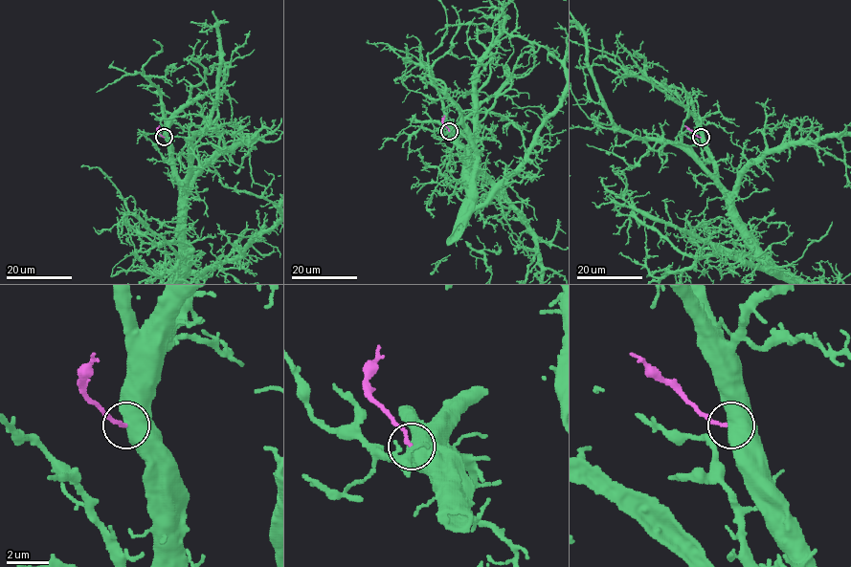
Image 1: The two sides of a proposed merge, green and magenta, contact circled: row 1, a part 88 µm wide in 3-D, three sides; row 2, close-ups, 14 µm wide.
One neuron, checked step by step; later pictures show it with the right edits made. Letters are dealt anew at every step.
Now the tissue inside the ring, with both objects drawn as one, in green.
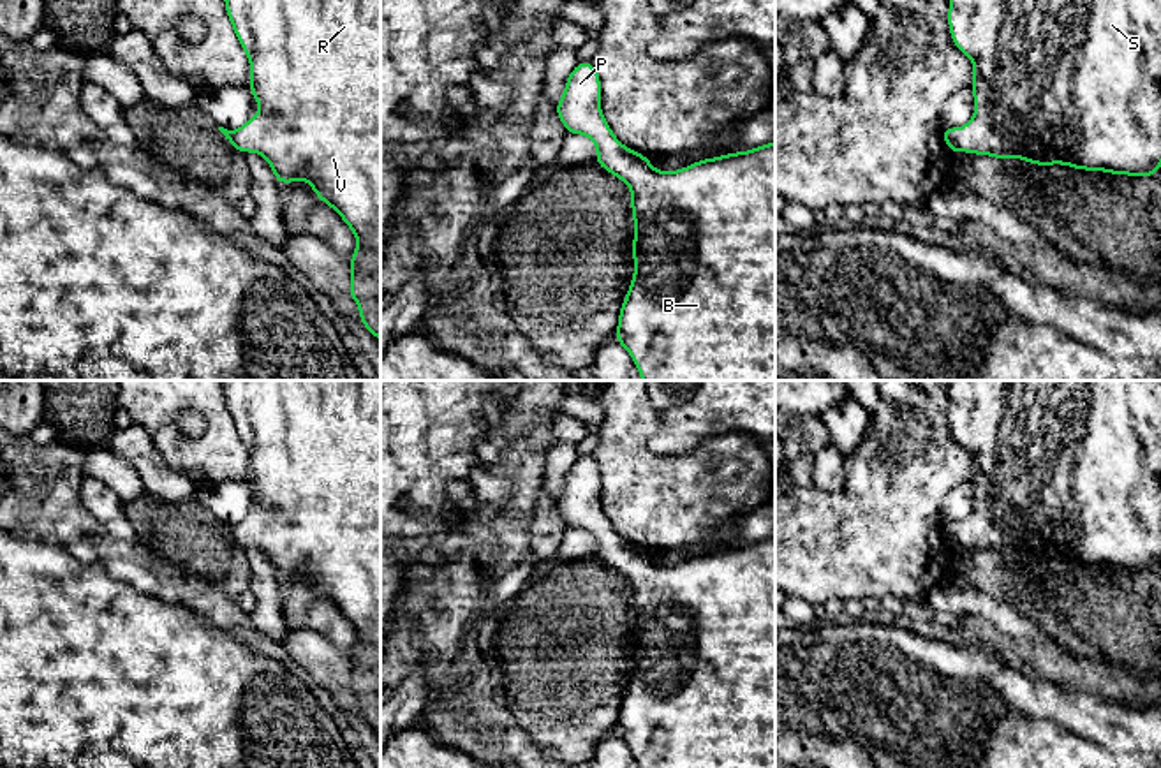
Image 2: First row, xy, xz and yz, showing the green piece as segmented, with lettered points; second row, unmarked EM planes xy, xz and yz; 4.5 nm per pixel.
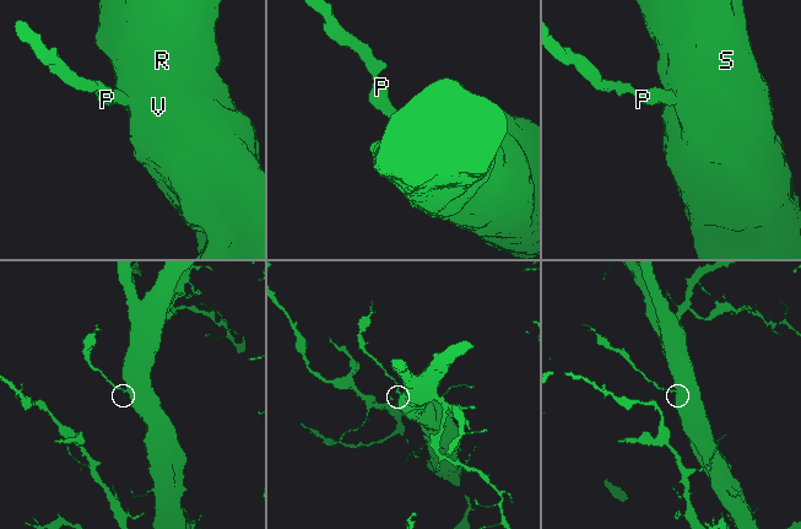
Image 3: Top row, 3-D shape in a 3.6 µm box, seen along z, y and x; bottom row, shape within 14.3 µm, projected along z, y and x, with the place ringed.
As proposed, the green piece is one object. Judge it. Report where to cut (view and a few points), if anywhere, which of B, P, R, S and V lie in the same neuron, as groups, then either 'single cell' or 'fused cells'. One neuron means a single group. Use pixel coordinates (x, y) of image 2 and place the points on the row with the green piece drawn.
no cut | B P R S V | single cell

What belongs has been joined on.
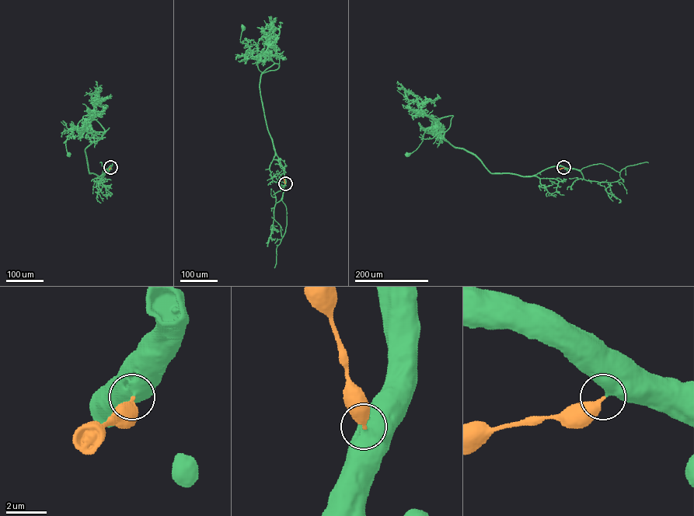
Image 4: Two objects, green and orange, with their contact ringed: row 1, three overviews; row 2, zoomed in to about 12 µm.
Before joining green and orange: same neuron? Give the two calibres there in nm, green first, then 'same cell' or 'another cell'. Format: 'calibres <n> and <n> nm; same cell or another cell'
calibres 700 and 420 nm; same cell

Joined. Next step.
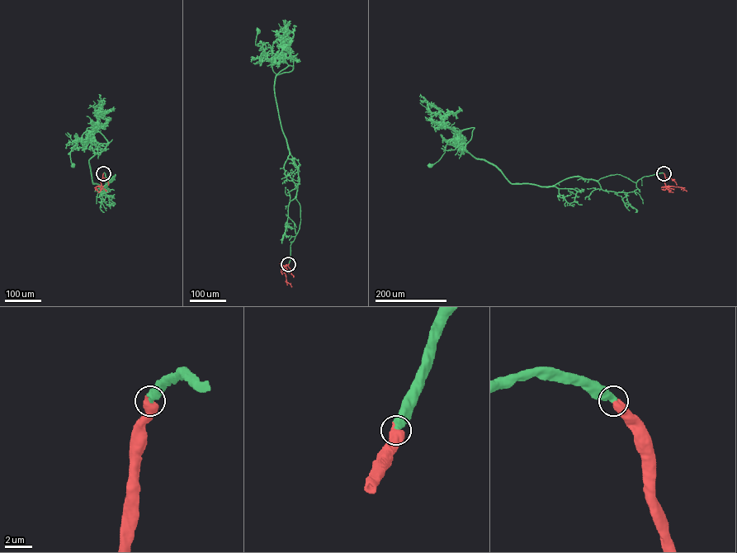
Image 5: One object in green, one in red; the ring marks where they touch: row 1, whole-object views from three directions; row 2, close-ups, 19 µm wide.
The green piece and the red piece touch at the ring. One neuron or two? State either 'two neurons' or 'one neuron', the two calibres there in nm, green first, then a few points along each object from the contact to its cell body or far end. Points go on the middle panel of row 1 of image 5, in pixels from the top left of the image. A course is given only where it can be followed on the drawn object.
one neuron; 550 nm thick on the green side, 650 nm on the other; green runs (288, 264), (300, 223), (299, 179), (274, 90), (276, 76), (293, 60), (279, 60), (280, 54); red runs (288, 264), (284, 266), (284, 270), (286, 281), (291, 286)

